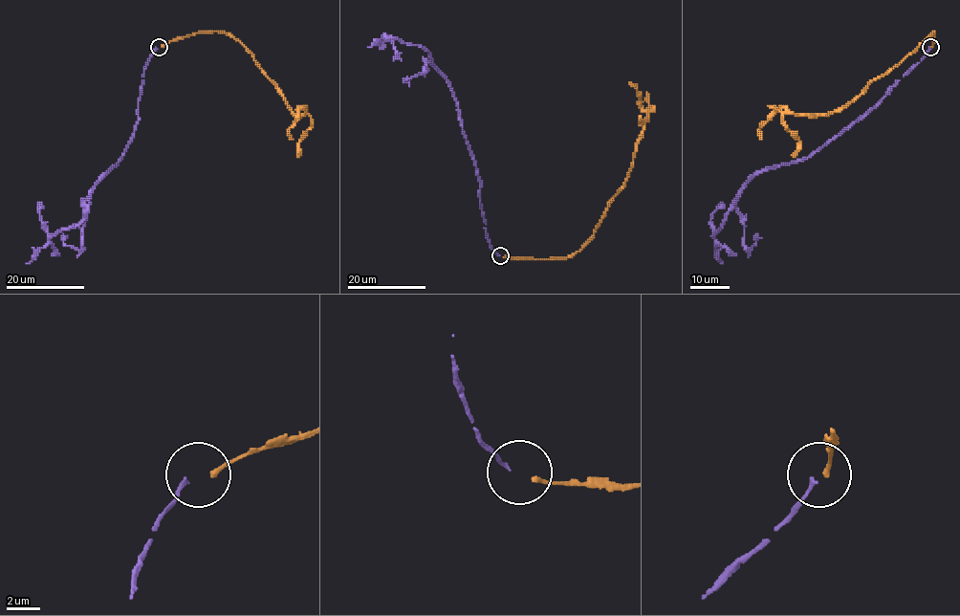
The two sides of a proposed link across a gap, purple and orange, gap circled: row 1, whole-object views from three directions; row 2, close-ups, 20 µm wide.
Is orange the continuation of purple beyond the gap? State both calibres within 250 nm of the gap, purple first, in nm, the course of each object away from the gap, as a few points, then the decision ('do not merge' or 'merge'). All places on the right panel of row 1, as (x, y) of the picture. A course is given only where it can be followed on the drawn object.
200/320 nm | purple via (930, 48), (869, 110), (807, 157), (758, 172), (740, 192), (736, 204), (714, 235), (711, 215), (723, 202) | orange via (932, 46), (934, 32), (846, 104), (825, 114), (783, 115), (785, 126), (798, 140), (798, 150), (793, 157) | do not merge

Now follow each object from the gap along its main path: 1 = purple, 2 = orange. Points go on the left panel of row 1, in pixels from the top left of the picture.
1: (157, 48), (143, 74), (132, 136), (91, 192), (85, 216), (51, 235), (41, 215), (42, 202)
2: (162, 46), (199, 32), (231, 34), (276, 84), (294, 114), (305, 113), (312, 119), (297, 157)

